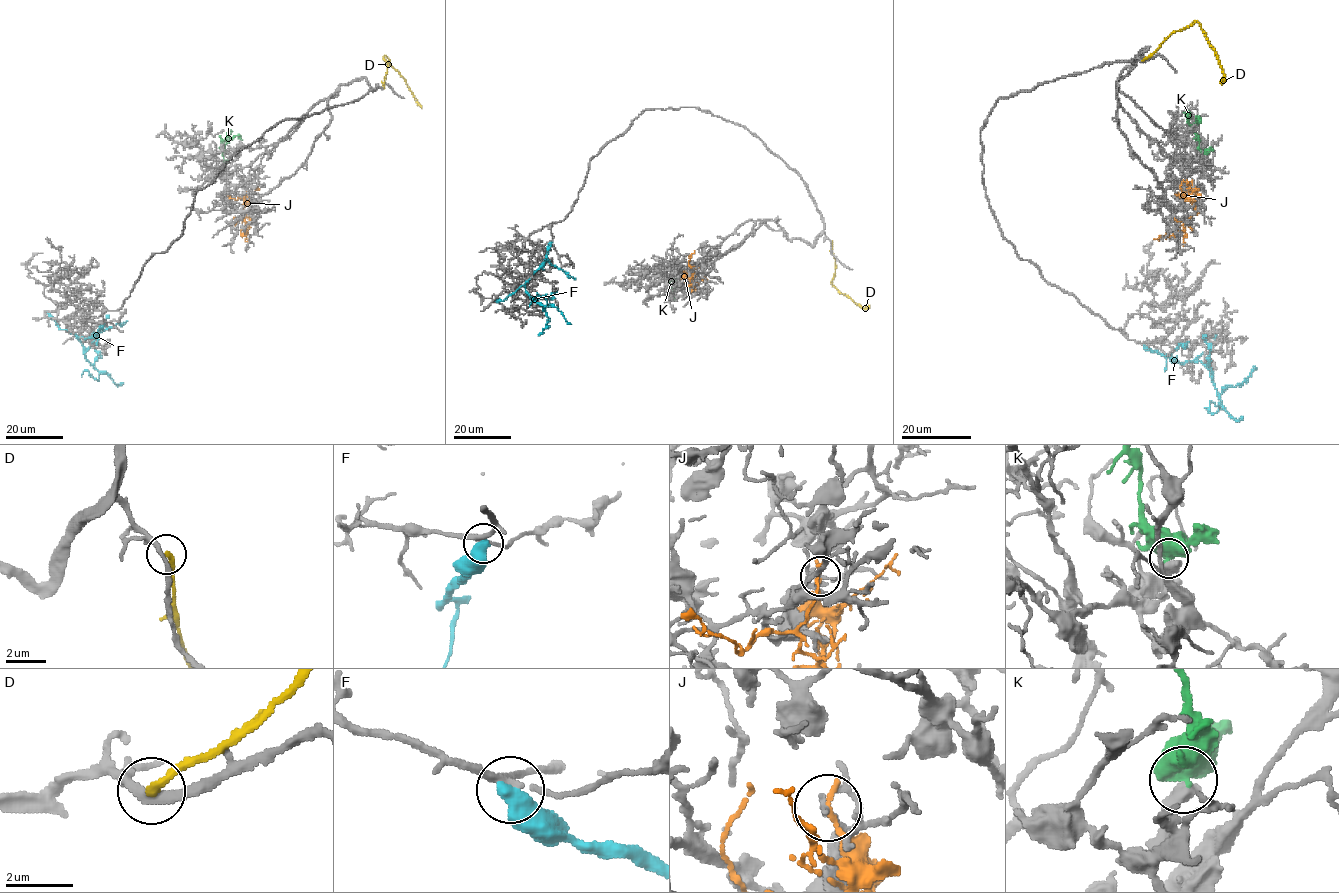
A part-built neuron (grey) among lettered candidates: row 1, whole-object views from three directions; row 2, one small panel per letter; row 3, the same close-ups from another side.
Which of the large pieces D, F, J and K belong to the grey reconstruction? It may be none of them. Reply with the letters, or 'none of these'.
K

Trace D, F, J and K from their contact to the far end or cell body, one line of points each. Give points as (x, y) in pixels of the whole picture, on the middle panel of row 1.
D: (830, 241), (835, 266), (832, 284), (858, 305), (870, 307)
F: (550, 242), (545, 262), (525, 283), (525, 289), (533, 300), (547, 305), (542, 295), (534, 297), (529, 306)
J: (695, 281), (690, 283), (690, 279), (695, 274), (688, 264), (695, 251)
K: (671, 292), (672, 285), (668, 282), (689, 289)

